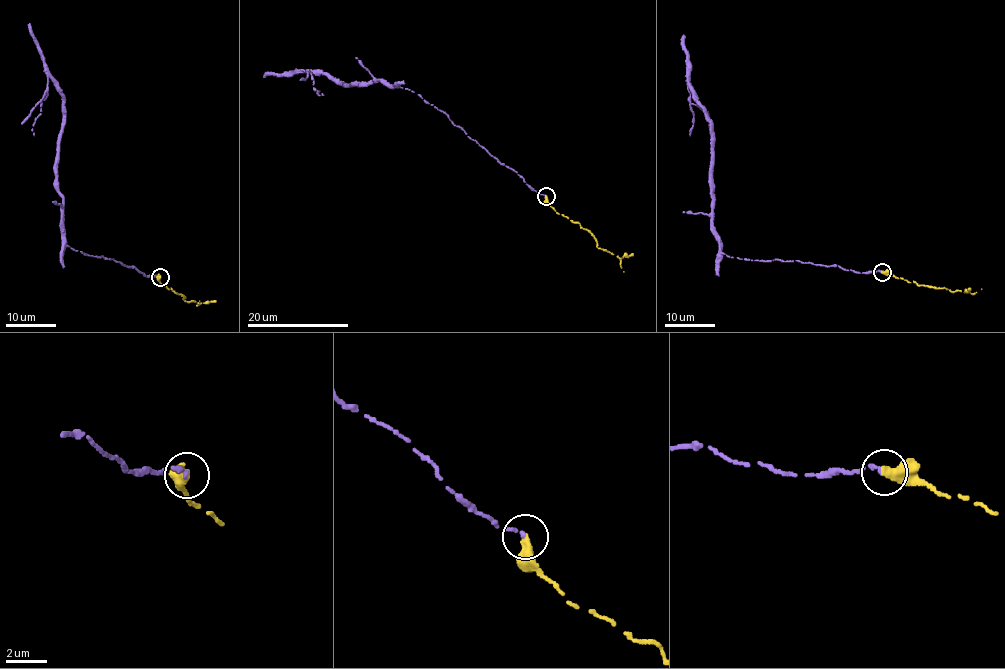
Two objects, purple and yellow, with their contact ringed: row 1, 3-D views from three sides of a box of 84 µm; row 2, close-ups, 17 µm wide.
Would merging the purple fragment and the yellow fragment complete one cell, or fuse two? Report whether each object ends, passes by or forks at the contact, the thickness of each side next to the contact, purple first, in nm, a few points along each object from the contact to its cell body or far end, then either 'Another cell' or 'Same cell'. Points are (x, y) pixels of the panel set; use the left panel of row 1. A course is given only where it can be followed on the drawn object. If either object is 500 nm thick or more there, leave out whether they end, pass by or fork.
At the ring purple ends. At the ring yellow ends. Thickness 170 nm (purple) against 420 nm. Course of purple: (159, 277), (65, 245), (56, 170), (63, 99), (48, 75), (34, 135). Course of yellow: (160, 277), (161, 284), (185, 297), (183, 300), (199, 303), (216, 301). Same cell

